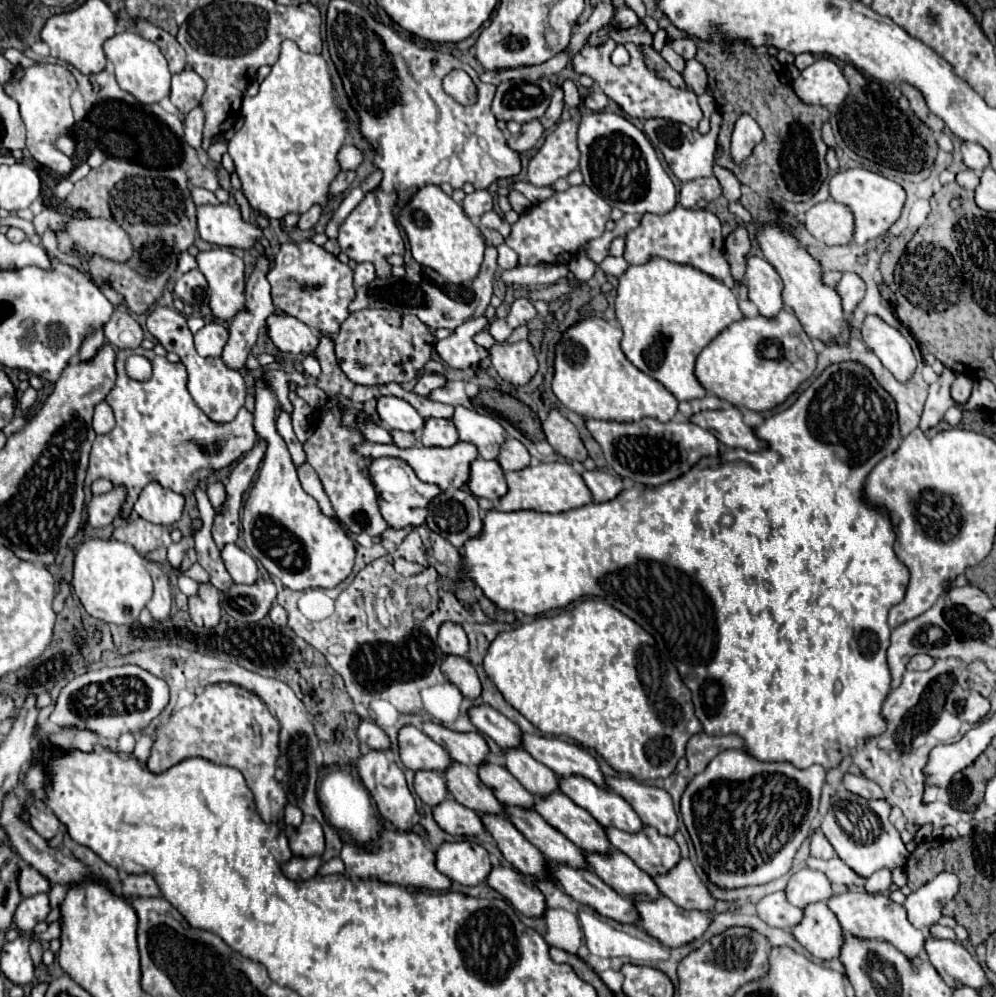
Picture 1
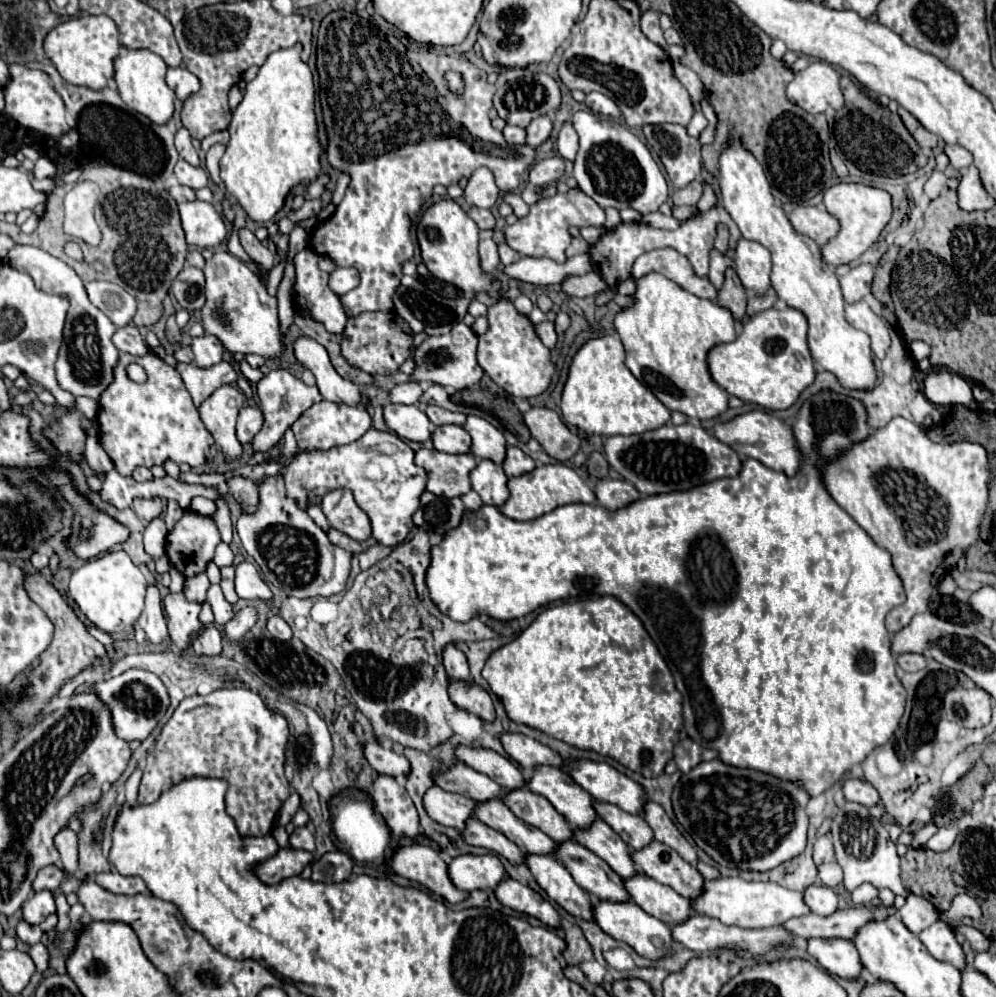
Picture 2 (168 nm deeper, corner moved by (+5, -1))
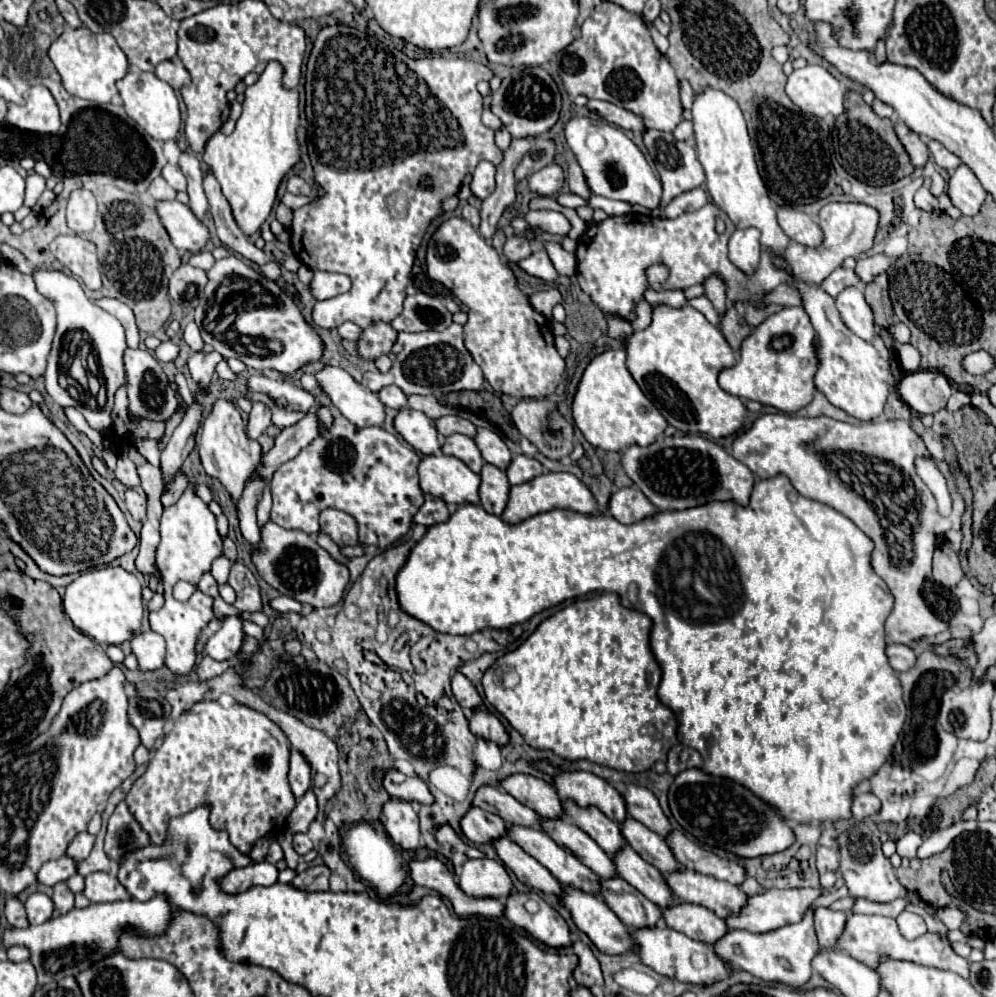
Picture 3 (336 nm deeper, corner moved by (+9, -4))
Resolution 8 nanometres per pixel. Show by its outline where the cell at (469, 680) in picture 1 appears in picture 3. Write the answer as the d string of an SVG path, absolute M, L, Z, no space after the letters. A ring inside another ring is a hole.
M475 710L475 712L473 712L473 718L469 720L469 726L471 726L471 732L473 732L477 738L491 740L491 742L495 742L497 746L507 746L507 744L509 744L509 734L507 734L507 730L503 728L503 724L501 724L491 712Z

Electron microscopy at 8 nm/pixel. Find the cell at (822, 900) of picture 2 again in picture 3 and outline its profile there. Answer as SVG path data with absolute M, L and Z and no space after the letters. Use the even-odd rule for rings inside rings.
M825 906L815 910L815 932L823 950L837 950L837 940L845 928L845 912L835 912Z

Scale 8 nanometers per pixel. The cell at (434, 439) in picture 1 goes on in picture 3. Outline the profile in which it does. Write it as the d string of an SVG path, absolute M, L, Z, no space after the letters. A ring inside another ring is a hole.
M453 434L453 436L445 438L441 452L447 454L447 456L459 458L459 460L465 462L475 474L479 474L481 468L483 468L483 456L481 456L481 452L479 452L475 440L469 438L469 436Z

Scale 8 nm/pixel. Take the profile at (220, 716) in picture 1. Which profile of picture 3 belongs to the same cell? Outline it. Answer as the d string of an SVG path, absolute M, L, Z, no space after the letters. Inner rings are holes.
M203 700L193 704L191 710L183 712L181 718L173 724L171 732L165 734L161 748L157 748L153 752L153 760L149 760L147 772L133 784L125 802L135 820L151 836L153 844L165 842L169 830L167 822L173 816L191 812L199 806L209 806L211 828L225 830L229 834L229 842L241 854L249 854L249 848L253 848L259 838L265 838L281 828L291 810L295 808L295 796L289 788L287 772L289 740L275 722L241 704L223 708L219 702Z

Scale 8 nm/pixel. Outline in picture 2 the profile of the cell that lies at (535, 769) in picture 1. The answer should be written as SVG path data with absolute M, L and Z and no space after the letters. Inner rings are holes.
M537 765L537 769L531 769L531 773L525 775L525 787L543 795L553 809L569 821L569 825L587 827L597 817L593 797L559 769L545 769L545 765Z

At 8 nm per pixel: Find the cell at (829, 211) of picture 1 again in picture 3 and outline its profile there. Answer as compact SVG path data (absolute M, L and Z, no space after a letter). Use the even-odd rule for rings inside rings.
M783 206L777 210L777 220L779 220L779 226L783 228L783 232L793 242L799 242L799 244L811 246L811 248L815 248L823 242L823 232L821 232L819 224L805 212Z

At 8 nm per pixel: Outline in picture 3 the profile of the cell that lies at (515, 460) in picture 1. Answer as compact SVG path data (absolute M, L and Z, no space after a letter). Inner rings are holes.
M513 456L509 468L507 468L507 478L511 482L511 486L517 486L517 484L523 484L523 482L529 482L533 478L537 478L539 474L543 474L543 466L541 462L537 462L535 458L529 458L529 456Z

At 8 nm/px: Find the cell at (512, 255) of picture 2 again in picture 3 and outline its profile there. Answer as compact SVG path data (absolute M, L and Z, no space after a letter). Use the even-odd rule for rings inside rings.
M515 234L515 236L507 238L503 252L505 252L505 256L507 256L509 262L521 262L523 258L527 258L533 252L533 248L531 248L529 240L525 240L523 236Z

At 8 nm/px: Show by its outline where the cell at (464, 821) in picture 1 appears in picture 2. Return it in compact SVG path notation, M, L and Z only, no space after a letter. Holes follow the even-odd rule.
M473 817L469 821L465 821L465 827L461 829L461 837L465 839L467 845L485 847L489 851L495 851L497 855L503 855L505 859L509 859L513 863L525 861L525 853L513 841L509 841L503 833L491 829L489 825L485 825Z

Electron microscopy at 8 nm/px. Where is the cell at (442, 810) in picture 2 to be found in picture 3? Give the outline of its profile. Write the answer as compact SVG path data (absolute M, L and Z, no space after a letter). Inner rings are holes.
M471 808L461 818L461 828L465 836L475 844L495 842L509 834L509 824L501 816L485 812L481 808Z

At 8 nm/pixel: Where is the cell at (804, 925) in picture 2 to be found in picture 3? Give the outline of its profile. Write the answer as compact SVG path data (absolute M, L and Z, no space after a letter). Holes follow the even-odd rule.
M851 914L847 918L847 926L845 932L839 940L839 948L843 948L847 954L851 954L855 960L863 962L865 966L877 970L877 966L881 964L881 958L891 958L891 960L905 960L905 962L915 962L921 966L933 966L939 970L949 970L949 972L957 972L961 978L969 978L969 964L965 958L957 956L949 944L949 940L941 938L935 932L927 932L915 940L905 940L899 934L899 928L895 924L893 918L887 916L863 916L863 914Z

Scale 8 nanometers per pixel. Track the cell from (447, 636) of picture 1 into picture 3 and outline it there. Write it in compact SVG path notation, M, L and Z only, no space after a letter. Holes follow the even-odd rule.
M457 672L455 676L453 676L453 694L455 694L455 698L457 698L457 702L461 704L461 708L467 708L467 710L477 710L481 704L483 704L483 700L481 700L481 696L477 694L477 690L473 688L473 684L469 684L469 680L461 674L461 672Z

